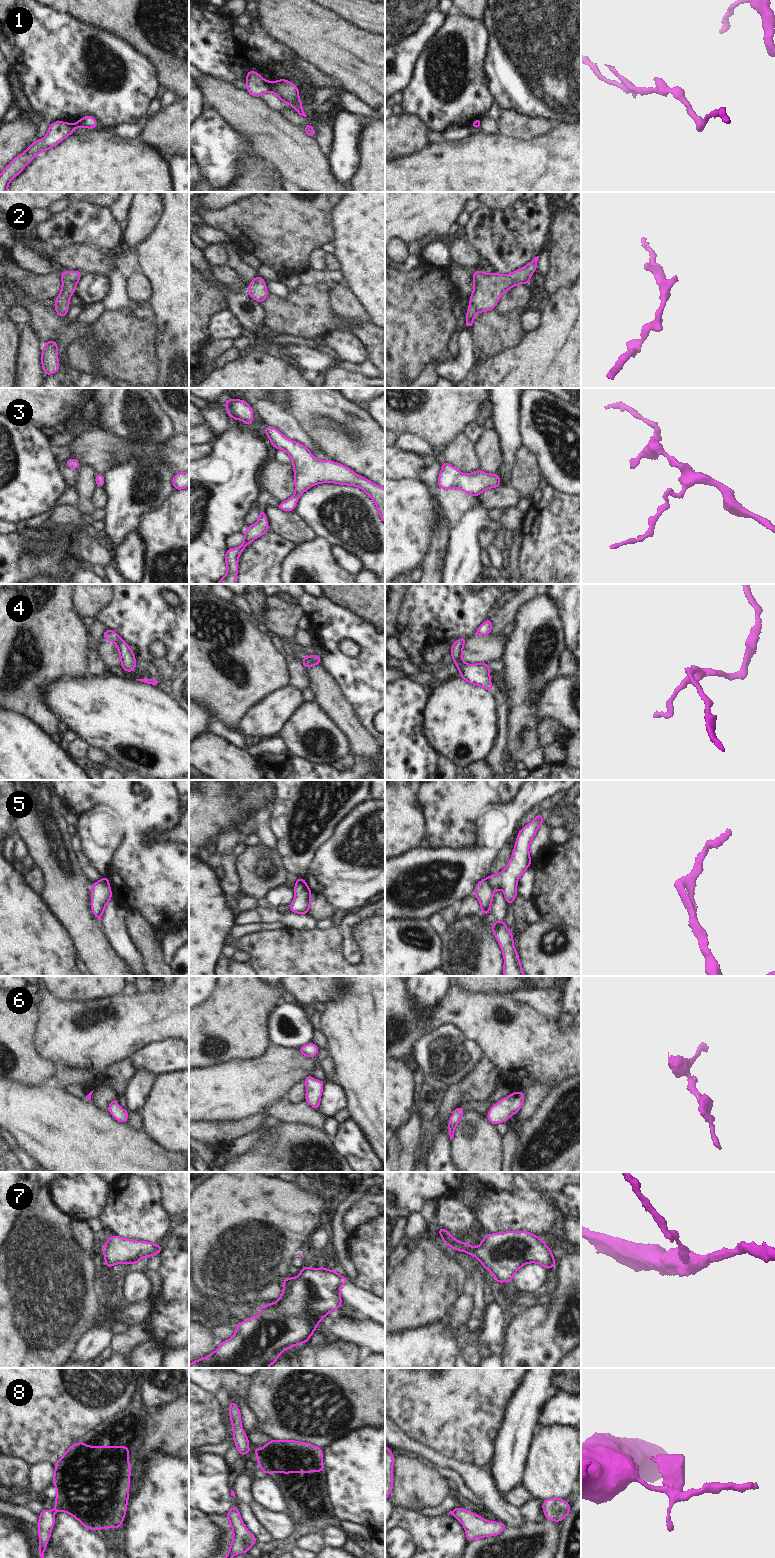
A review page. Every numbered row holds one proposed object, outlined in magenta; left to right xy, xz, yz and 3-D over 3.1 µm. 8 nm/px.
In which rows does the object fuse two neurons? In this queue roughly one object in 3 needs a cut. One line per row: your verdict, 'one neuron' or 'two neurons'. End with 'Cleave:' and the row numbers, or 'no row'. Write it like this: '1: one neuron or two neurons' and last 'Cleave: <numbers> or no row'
1: two neurons
2: one neuron
3: one neuron
4: one neuron
5: two neurons
6: one neuron
7: one neuron
8: two neurons
Cleave: 1, 5, 8

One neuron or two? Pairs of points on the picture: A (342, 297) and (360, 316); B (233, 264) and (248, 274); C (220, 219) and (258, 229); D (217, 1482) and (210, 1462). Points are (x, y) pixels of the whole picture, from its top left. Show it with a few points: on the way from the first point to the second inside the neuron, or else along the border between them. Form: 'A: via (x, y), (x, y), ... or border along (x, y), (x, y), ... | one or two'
A: via (346, 302), (355, 311) | one
B: via (237, 266), (244, 271) | one
C: via (229, 219), (249, 222) | one
D: via (212, 1477), (210, 1475), (210, 1467) | one

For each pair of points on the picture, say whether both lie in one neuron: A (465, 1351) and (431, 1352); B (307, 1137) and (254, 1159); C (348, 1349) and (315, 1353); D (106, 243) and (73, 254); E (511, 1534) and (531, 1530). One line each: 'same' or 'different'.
A: different
B: same
C: same
D: different
E: same

